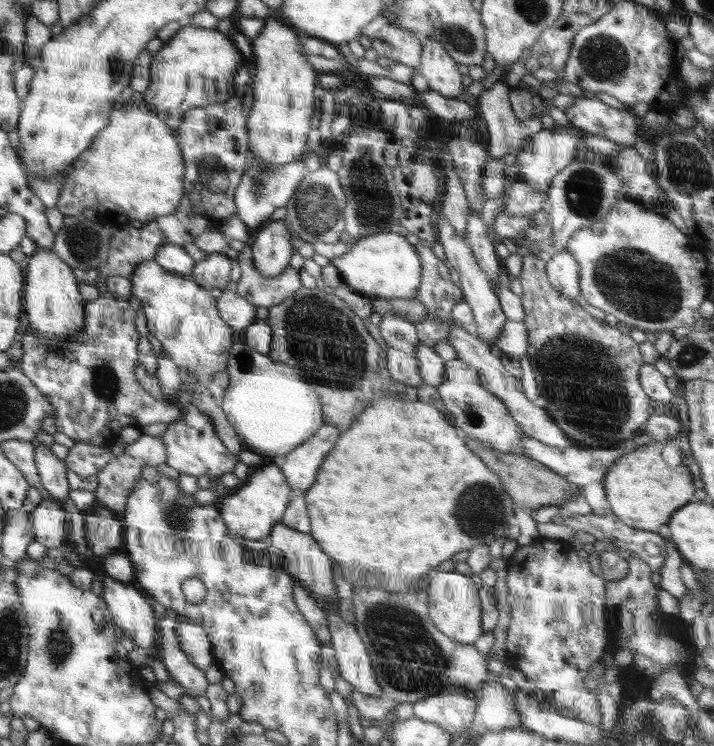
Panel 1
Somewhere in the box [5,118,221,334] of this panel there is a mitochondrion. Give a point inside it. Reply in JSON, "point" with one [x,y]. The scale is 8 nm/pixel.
{"point":[84,241]}

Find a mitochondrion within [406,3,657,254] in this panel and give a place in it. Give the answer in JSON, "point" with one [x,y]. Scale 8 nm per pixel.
{"point":[603,57]}

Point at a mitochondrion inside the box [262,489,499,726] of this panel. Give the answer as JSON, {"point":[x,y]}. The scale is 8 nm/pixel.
{"point":[410,659]}

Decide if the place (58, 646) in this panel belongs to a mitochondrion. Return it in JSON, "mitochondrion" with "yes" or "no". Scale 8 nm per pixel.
{"mitochondrion":"yes"}

